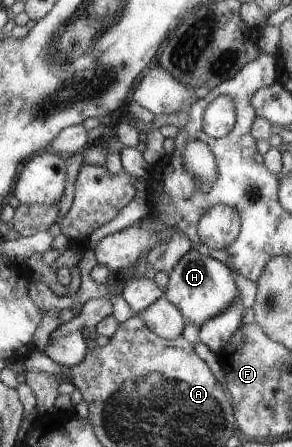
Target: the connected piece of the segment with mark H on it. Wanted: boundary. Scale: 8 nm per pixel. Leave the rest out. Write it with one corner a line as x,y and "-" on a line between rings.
192,249
179,260
173,271
168,273
168,284
164,295
167,301
179,308
186,322
201,327
208,319
218,316
237,300
239,290
235,285
233,272
224,263

